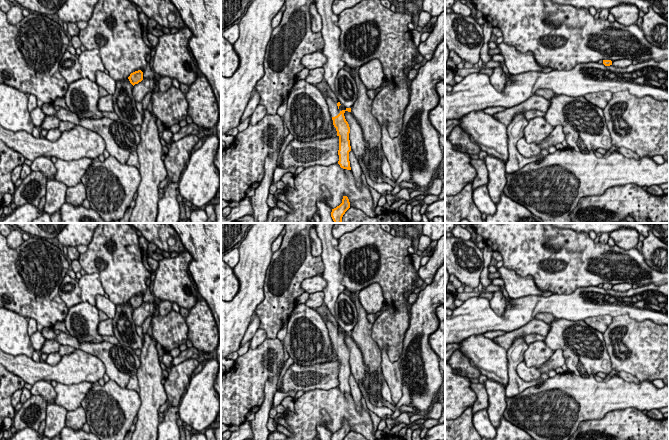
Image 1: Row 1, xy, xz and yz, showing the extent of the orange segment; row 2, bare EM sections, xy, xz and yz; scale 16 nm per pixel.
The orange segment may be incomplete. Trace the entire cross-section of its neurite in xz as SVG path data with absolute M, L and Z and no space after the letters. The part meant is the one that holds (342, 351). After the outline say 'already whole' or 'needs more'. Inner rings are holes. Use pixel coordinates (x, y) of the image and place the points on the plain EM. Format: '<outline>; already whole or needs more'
M323 317L323 319L326 323L329 336L333 344L333 349L336 352L337 360L339 361L338 388L343 393L351 394L349 385L349 376L351 375L349 364L350 351L344 340L344 337L346 335L351 336L351 332L346 332L345 334L340 335L340 326L336 327L331 321L328 321L325 317Z; needs more

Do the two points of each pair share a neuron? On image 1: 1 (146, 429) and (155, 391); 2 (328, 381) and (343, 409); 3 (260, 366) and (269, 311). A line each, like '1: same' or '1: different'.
1: same
2: different
3: different

